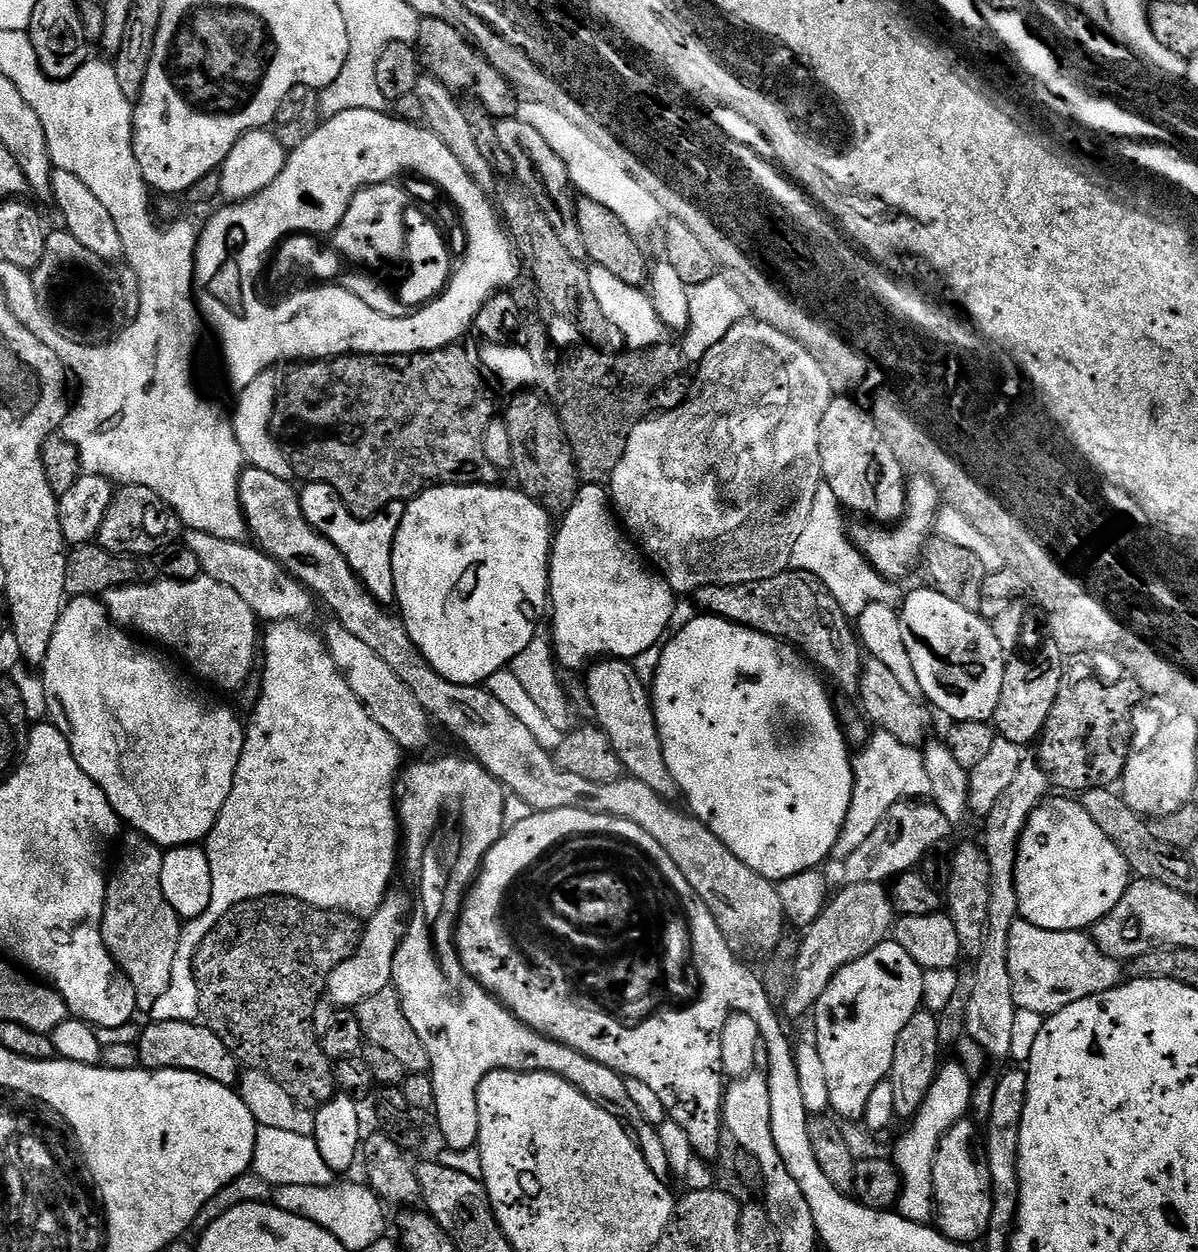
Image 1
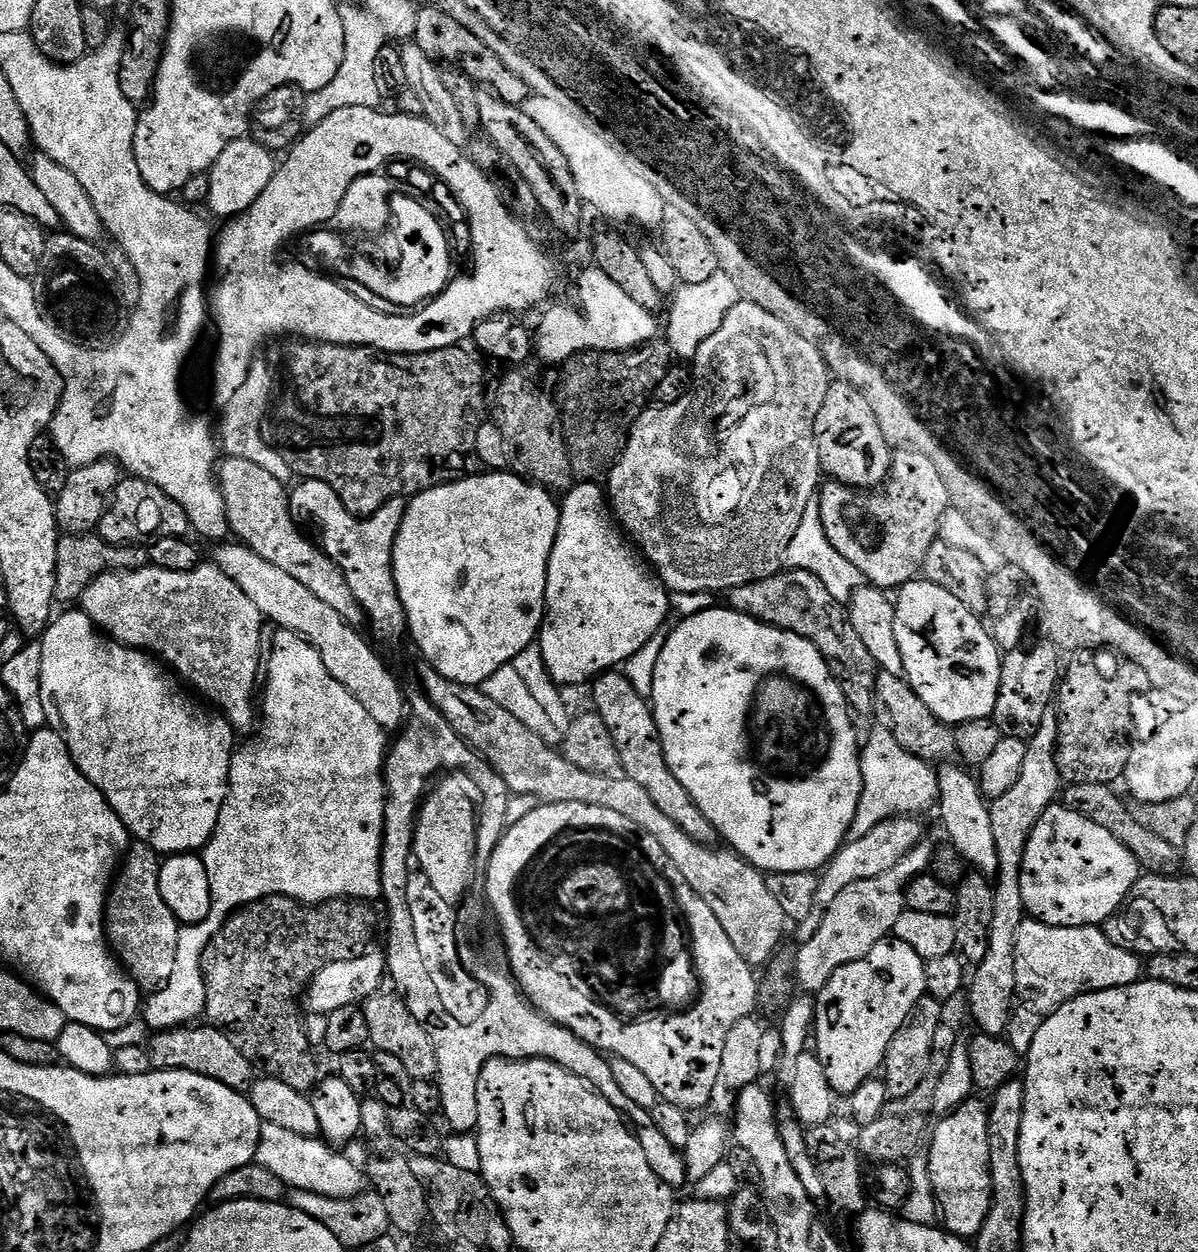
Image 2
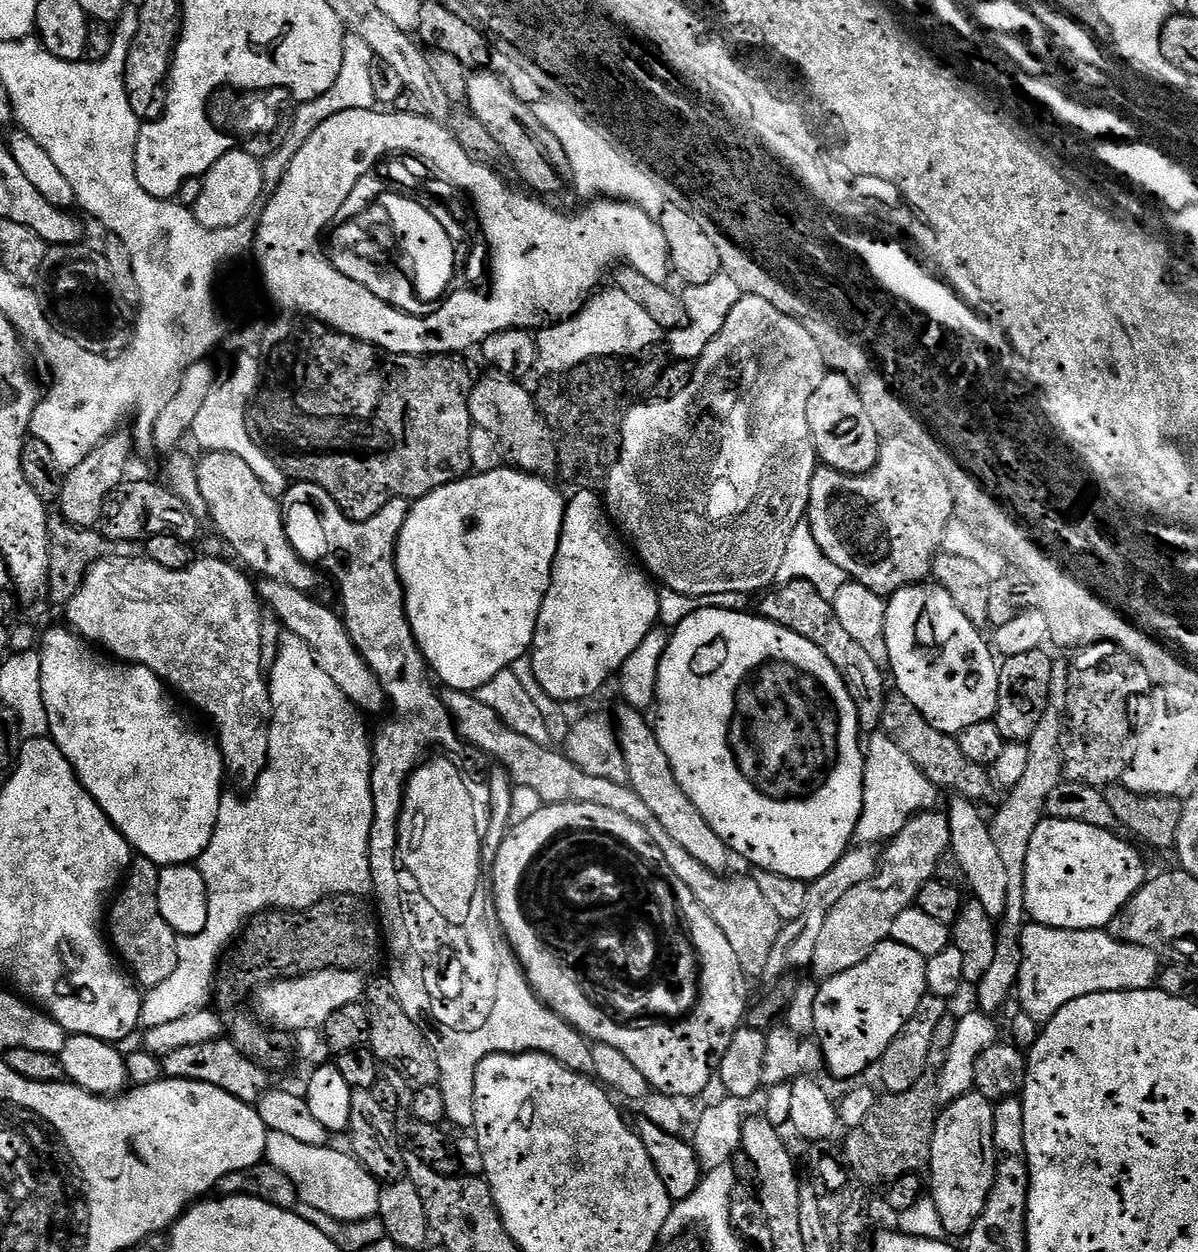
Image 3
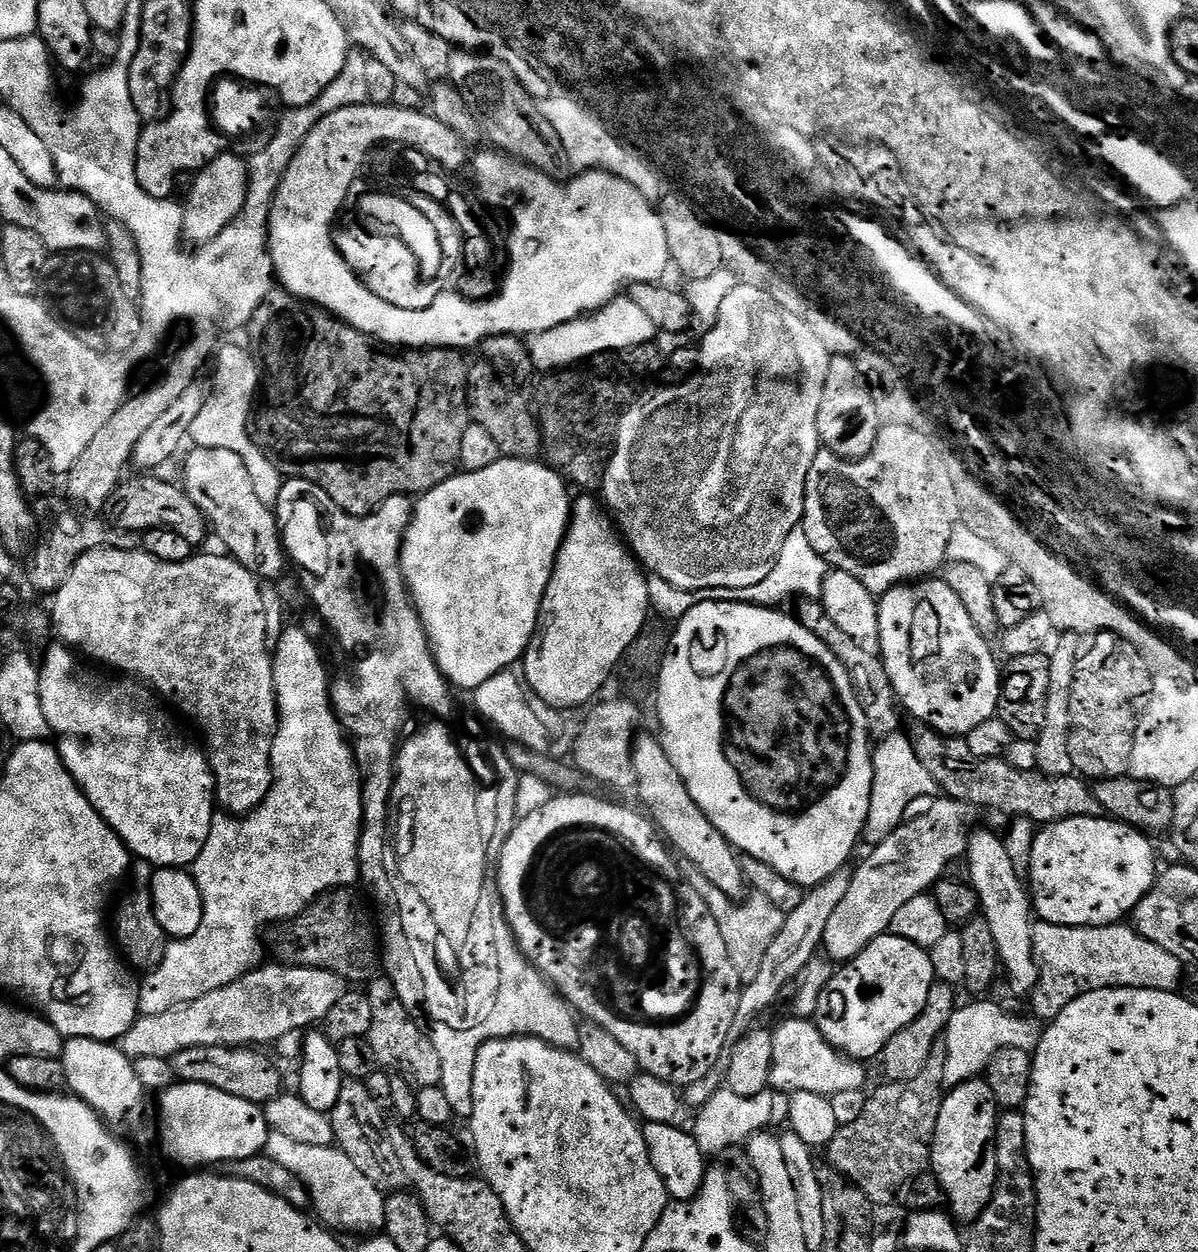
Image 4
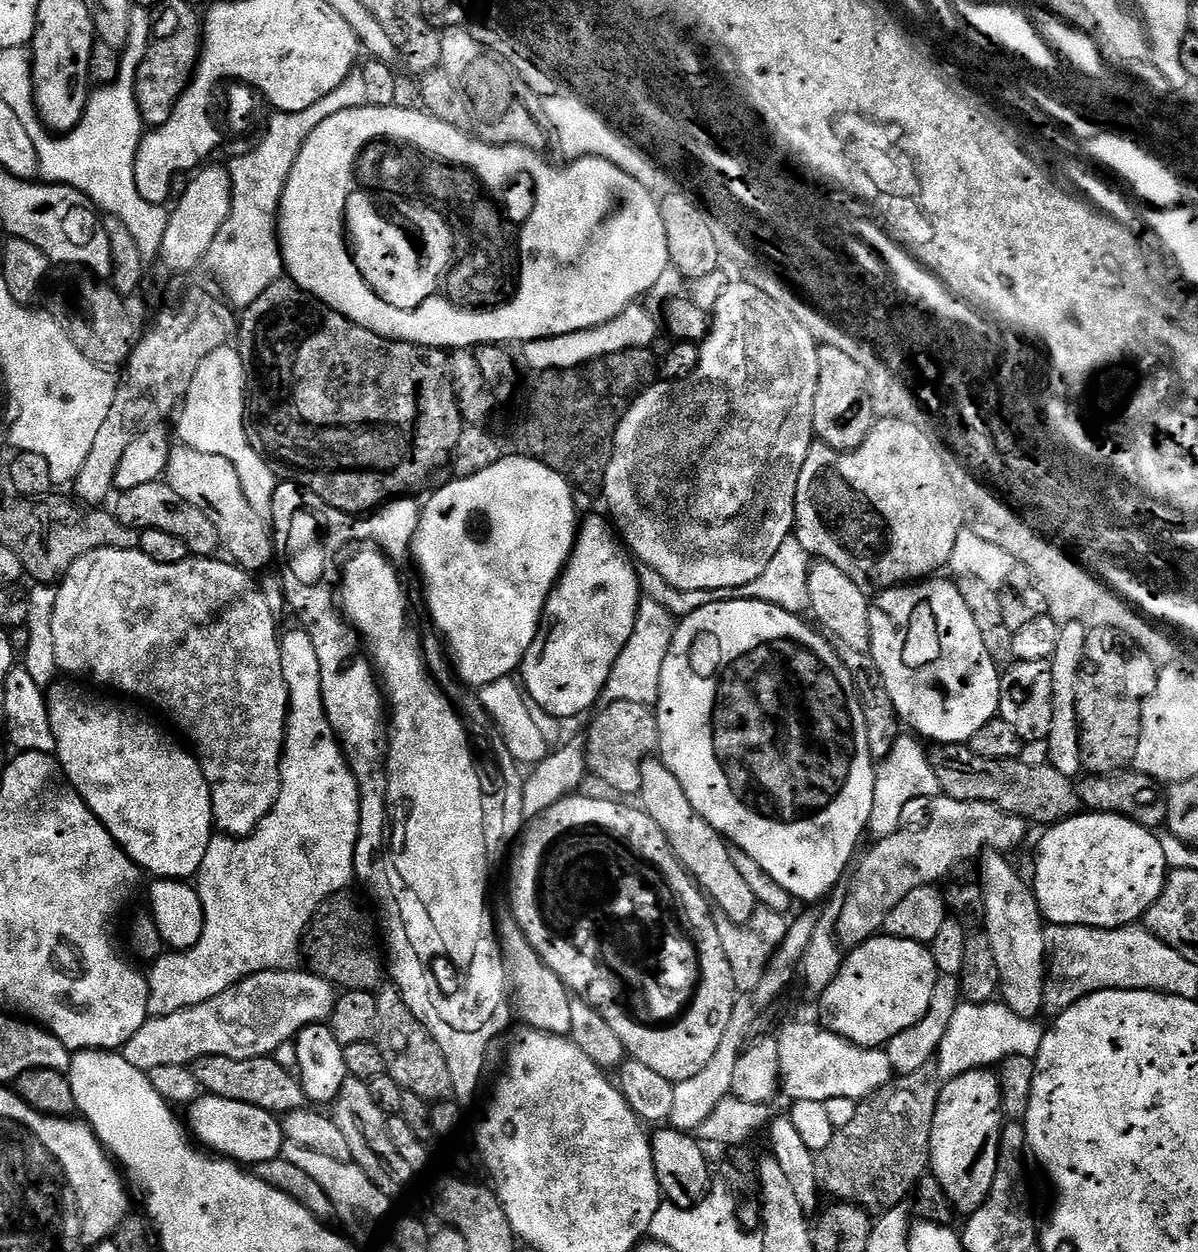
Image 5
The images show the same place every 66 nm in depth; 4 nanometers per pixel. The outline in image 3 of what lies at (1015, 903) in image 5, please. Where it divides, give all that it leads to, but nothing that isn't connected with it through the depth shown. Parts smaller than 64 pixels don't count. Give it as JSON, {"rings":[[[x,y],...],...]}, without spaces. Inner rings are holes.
{"rings":[[[956,798],[949,808],[946,808],[948,825],[952,834],[951,855],[956,855],[968,884],[972,887],[971,895],[986,906],[986,912],[994,918],[1003,916],[1006,910],[1006,890],[1010,887],[1010,874],[1006,874],[1006,865],[998,854],[996,839],[992,833],[989,821],[979,812],[973,801]]]}

